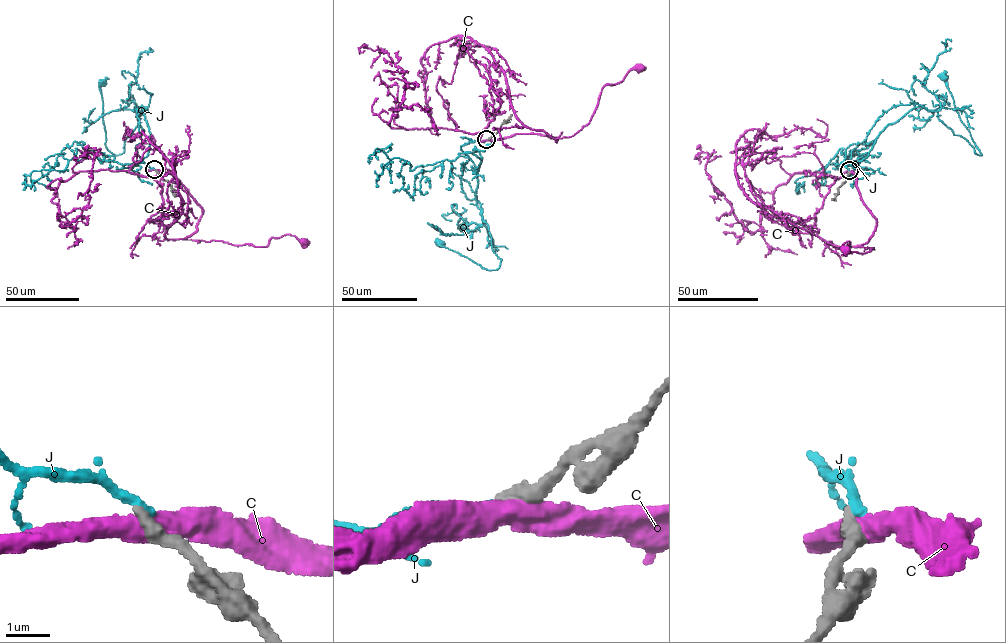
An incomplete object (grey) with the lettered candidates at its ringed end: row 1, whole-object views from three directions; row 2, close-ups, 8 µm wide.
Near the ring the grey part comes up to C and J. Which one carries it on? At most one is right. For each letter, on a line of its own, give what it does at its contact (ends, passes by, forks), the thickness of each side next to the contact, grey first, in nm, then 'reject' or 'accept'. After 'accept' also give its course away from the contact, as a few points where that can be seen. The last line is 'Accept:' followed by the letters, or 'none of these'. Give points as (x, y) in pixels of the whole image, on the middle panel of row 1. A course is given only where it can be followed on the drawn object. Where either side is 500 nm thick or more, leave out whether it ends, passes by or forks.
C: 380 nm thick on the grey side, 500 nm on the other; reject
J: it ends there; 320 nm thick on the grey side, 220 nm on the other; reject
Accept: none of these

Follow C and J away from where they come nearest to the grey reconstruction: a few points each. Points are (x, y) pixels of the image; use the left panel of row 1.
C: (155, 170), (169, 172), (201, 207), (197, 229), (185, 239), (266, 246), (272, 238), (289, 234), (303, 242)
J: (154, 169), (135, 148), (142, 141), (135, 109), (144, 106), (123, 152), (107, 148), (101, 83)

